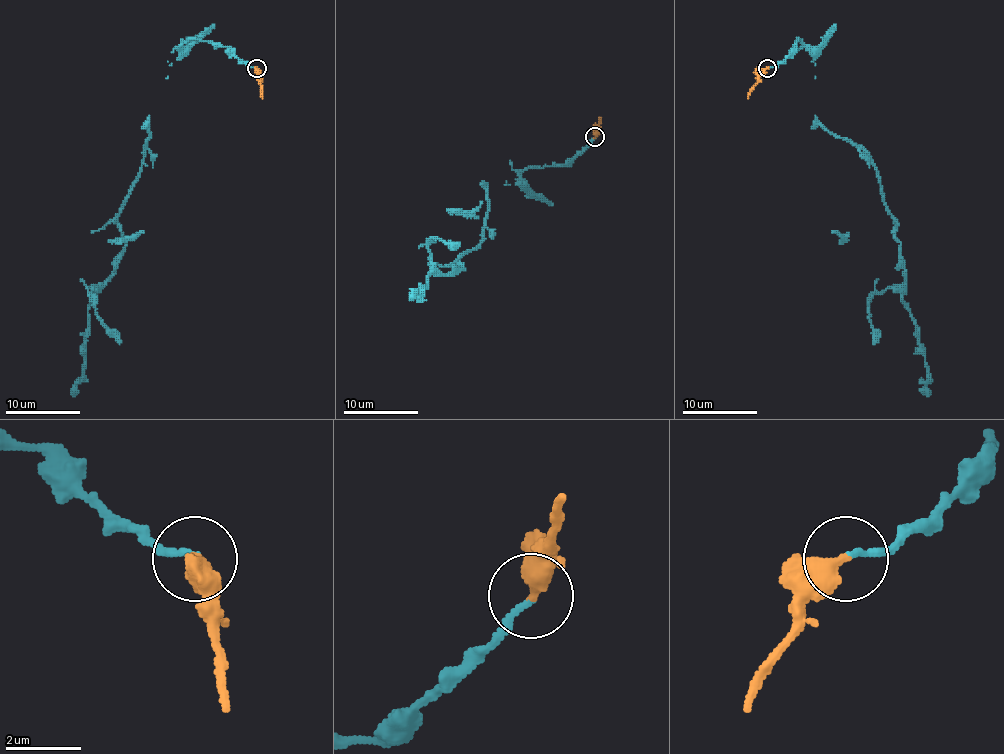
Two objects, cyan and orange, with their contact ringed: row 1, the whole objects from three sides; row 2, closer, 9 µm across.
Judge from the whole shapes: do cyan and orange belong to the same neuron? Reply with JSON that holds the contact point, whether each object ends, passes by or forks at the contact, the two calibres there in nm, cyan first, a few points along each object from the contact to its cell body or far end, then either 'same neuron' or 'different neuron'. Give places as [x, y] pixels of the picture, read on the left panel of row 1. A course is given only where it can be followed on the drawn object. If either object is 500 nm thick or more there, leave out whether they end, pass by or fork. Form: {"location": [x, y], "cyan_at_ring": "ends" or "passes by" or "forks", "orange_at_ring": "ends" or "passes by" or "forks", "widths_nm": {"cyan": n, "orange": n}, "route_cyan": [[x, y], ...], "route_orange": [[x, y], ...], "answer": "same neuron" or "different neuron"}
{"location": [256, 68], "cyan_at_ring": "ends", "orange_at_ring": "ends", "widths_nm": {"cyan": 180, "orange": 480}, "route_cyan": [[257, 67], [188, 39], [169, 65], [117, 217], [125, 249], [87, 310], [82, 379], [71, 394]], "route_orange": [[257, 69], [262, 98]], "answer": "same neuron"}

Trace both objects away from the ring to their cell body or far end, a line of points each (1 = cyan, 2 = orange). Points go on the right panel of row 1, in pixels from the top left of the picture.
1: (767, 67), (798, 39), (815, 59), (815, 117), (874, 167), (897, 223), (902, 301), (925, 357), (923, 394)
2: (767, 69), (748, 98)

